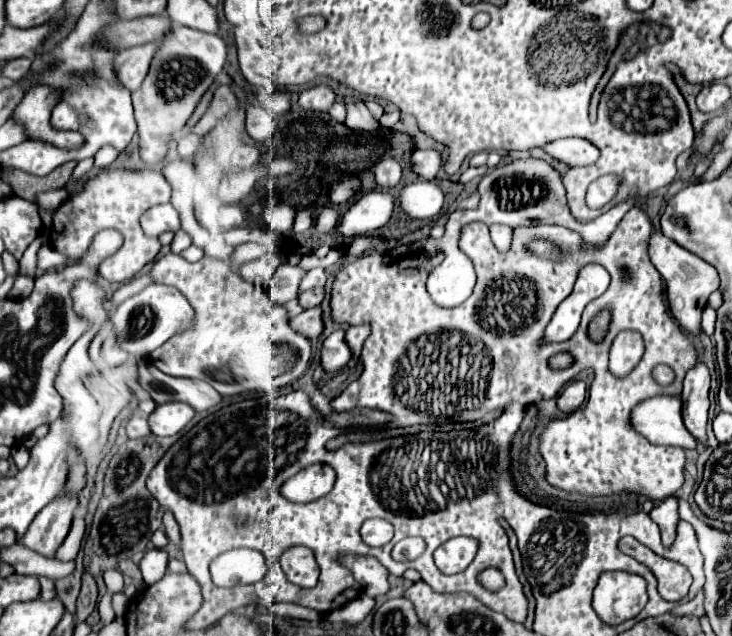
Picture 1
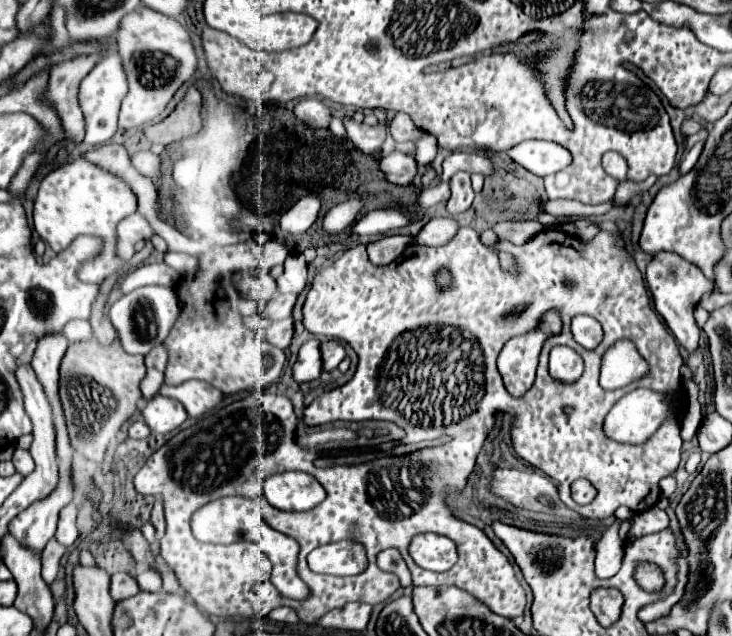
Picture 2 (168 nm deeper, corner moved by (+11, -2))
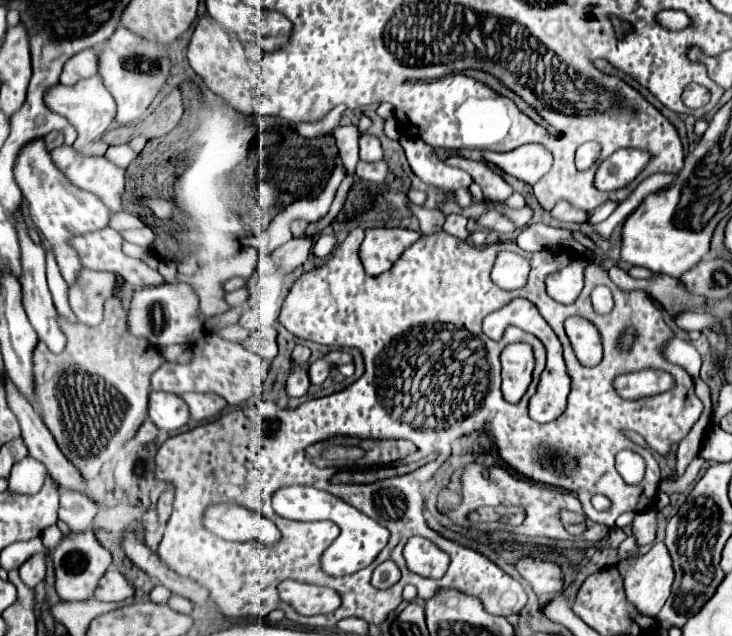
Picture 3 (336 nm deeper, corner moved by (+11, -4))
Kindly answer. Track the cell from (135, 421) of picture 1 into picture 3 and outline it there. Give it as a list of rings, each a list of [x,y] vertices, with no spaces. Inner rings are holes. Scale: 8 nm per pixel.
[[[146,419],[146,421],[142,423],[142,427],[138,429],[138,433],[136,433],[136,439],[138,439],[140,443],[150,443],[152,439],[156,439],[156,435],[158,435],[158,427],[152,425],[150,419]]]

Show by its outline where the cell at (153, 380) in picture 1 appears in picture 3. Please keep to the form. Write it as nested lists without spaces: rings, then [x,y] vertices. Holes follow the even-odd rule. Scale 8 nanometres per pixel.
[[[184,393],[182,399],[188,403],[190,407],[190,417],[194,421],[204,421],[204,419],[212,419],[218,413],[222,413],[226,409],[226,401],[214,393]]]

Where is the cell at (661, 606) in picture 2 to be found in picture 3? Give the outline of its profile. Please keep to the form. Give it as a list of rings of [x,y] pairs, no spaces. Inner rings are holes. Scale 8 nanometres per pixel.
[[[654,543],[646,555],[622,567],[622,573],[626,595],[636,609],[652,617],[658,615],[674,581],[672,559],[664,543]]]

